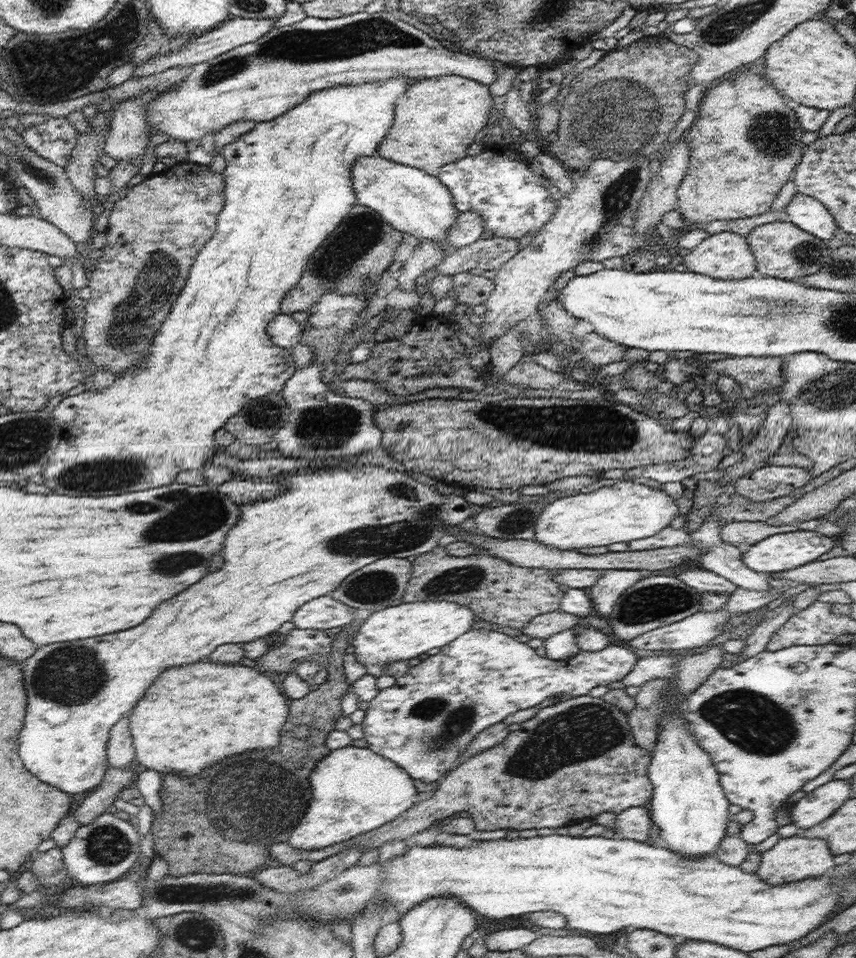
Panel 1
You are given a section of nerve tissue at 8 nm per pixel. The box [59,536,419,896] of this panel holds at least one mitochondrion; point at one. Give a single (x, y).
(251, 814)

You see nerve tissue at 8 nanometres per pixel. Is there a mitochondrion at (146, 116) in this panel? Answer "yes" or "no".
no

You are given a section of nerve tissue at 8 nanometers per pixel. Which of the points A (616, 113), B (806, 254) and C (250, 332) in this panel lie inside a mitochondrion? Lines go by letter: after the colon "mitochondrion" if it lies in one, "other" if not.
A: mitochondrion
B: mitochondrion
C: other

